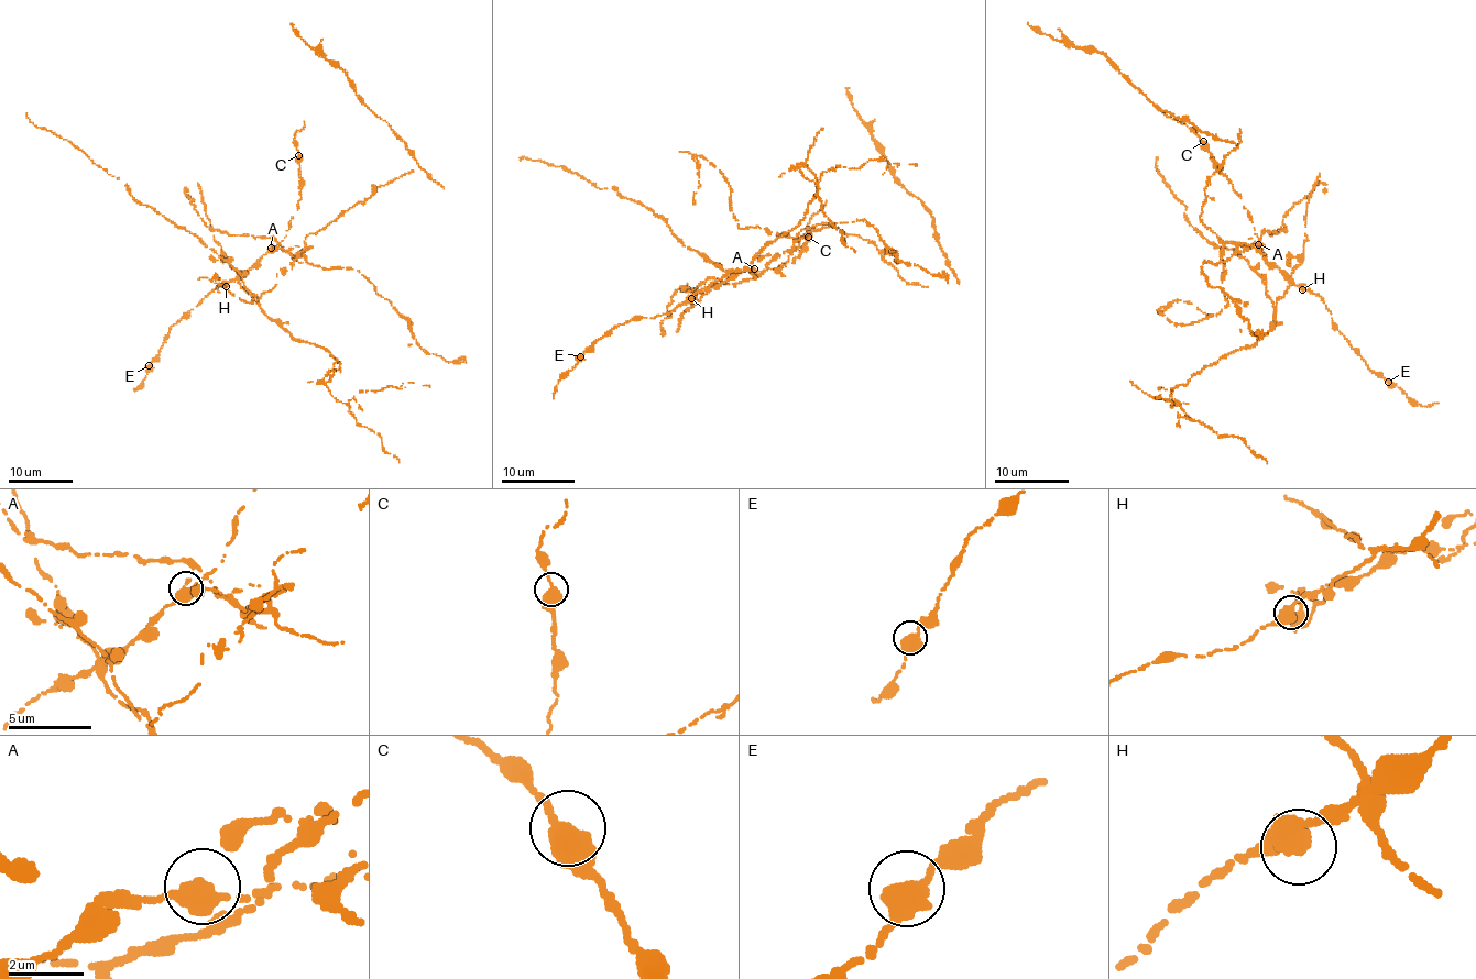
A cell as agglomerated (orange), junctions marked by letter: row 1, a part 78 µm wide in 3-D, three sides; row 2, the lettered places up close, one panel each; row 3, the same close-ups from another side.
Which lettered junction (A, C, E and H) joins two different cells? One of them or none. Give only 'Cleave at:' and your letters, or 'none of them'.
Cleave at: A

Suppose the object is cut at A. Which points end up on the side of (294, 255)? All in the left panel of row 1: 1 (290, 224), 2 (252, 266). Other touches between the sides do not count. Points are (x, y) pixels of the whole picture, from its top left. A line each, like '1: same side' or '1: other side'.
1: other side
2: other side

